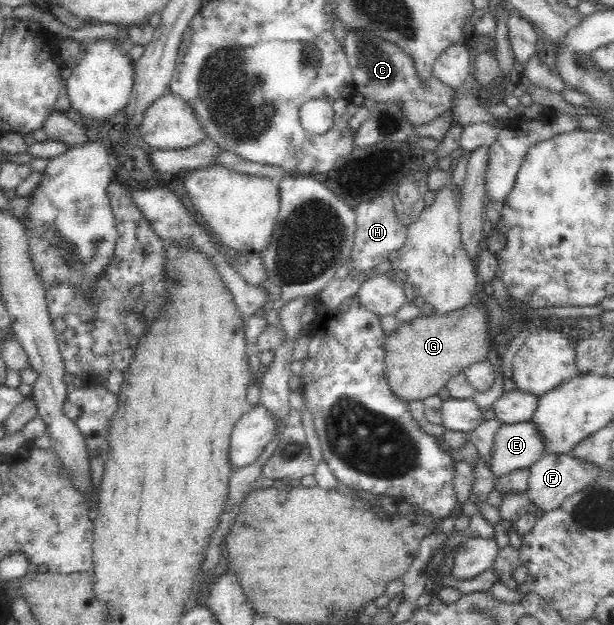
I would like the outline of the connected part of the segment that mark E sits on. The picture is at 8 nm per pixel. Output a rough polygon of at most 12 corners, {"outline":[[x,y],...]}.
{"outline":[[534,423],[502,424],[494,435],[495,479],[530,468],[544,453]]}

